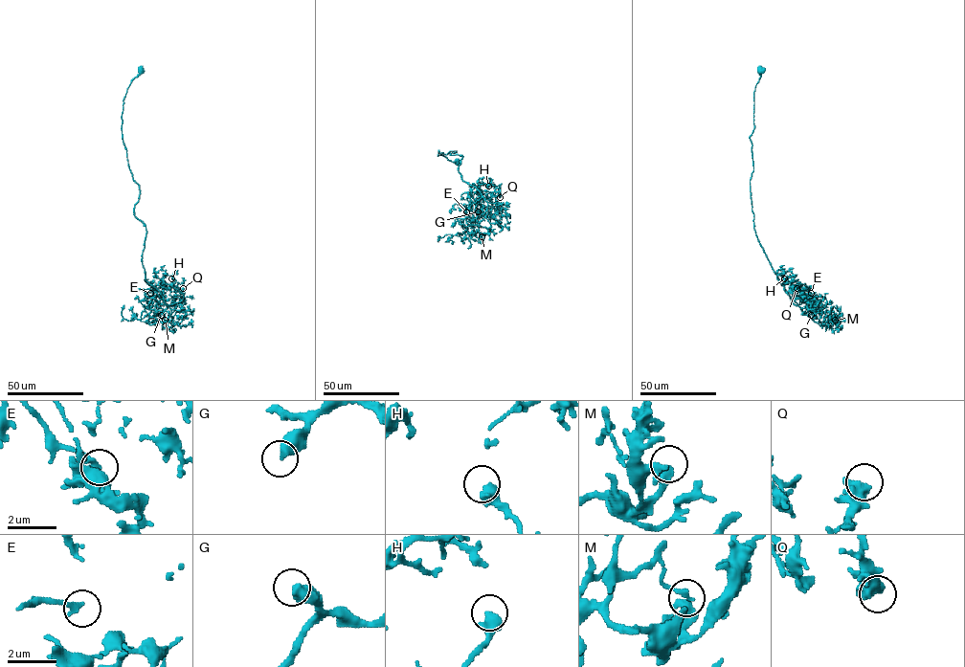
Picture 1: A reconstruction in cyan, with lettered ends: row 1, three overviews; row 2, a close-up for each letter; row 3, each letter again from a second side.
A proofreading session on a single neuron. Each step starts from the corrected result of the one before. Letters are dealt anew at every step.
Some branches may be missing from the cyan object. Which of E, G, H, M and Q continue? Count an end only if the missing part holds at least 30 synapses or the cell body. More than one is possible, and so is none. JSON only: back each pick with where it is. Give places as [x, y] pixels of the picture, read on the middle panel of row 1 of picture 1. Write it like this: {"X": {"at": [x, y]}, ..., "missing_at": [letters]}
{"E": {"at": [466, 211]}, "H": {"at": [488, 186]}, "missing_at": ["E", "H"]}

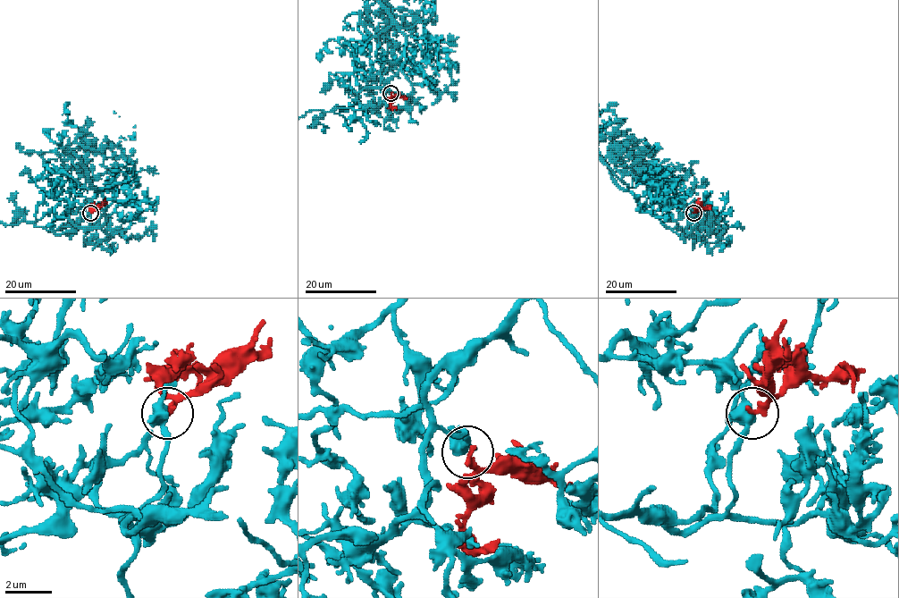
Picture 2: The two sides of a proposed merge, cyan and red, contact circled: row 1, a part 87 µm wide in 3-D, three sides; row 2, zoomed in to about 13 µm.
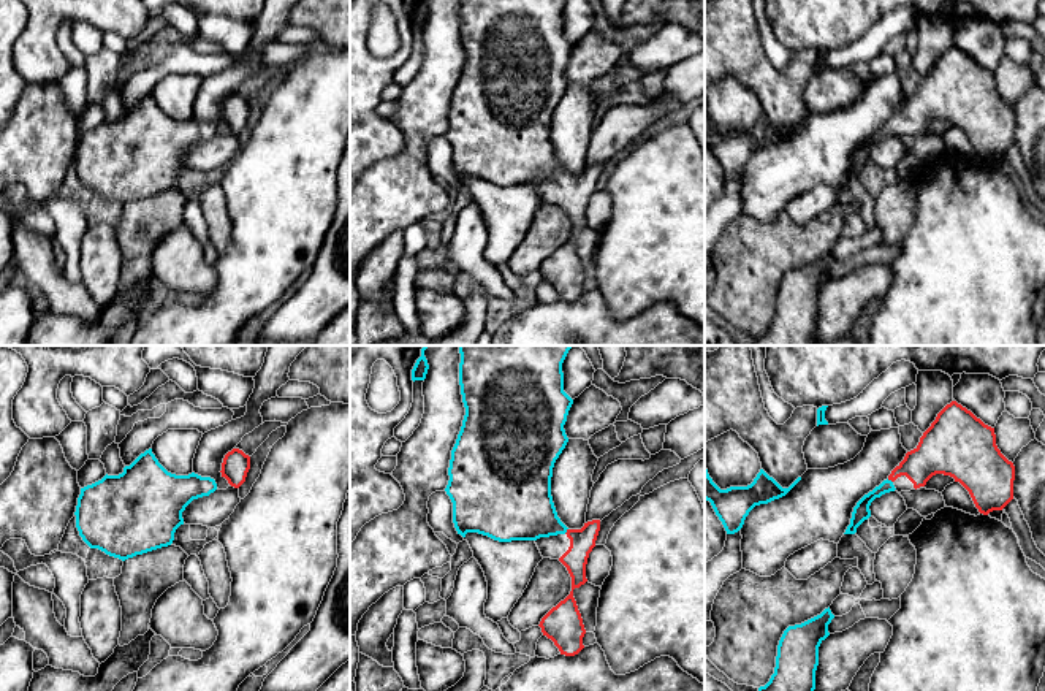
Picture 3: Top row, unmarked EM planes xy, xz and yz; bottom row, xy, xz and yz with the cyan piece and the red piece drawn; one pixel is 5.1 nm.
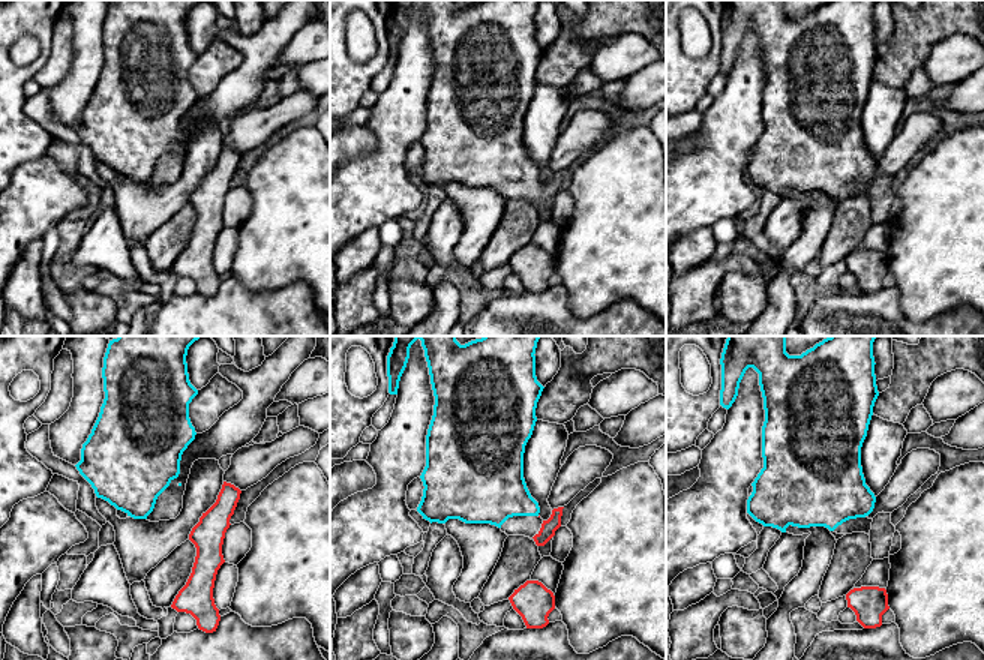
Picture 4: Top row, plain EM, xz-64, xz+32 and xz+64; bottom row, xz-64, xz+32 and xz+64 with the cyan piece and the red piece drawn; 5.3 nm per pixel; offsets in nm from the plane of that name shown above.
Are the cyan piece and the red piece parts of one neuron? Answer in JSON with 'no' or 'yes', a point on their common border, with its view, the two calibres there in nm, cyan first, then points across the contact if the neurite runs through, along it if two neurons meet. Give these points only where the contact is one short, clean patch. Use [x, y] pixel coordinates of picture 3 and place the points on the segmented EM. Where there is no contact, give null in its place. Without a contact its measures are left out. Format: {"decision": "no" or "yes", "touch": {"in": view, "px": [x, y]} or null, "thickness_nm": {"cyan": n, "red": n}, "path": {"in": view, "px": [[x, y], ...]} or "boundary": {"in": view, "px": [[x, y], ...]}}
{"decision": "yes", "touch": {"in": "xz", "px": [566, 531]}, "thickness_nm": {"cyan": 320, "red": 130}, "path": {"in": "xz", "px": [[523, 509], [529, 515], [566, 531], [581, 541]]}}

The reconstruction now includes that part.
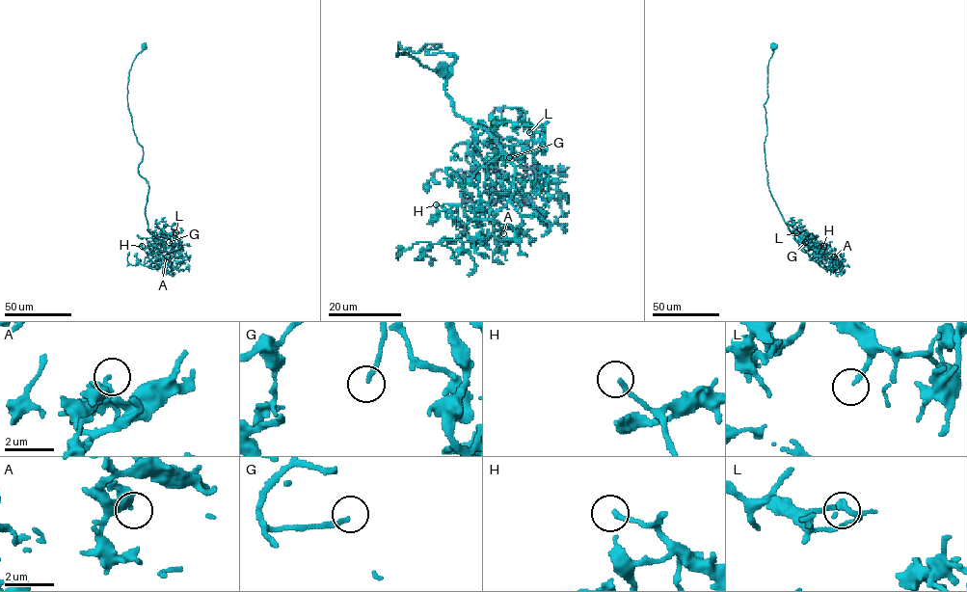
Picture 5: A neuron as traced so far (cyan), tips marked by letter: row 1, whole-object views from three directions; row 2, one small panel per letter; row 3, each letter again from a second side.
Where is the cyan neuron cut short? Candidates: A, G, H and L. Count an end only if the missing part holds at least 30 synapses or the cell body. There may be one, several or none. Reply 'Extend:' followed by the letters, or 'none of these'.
Extend: G, H, L

